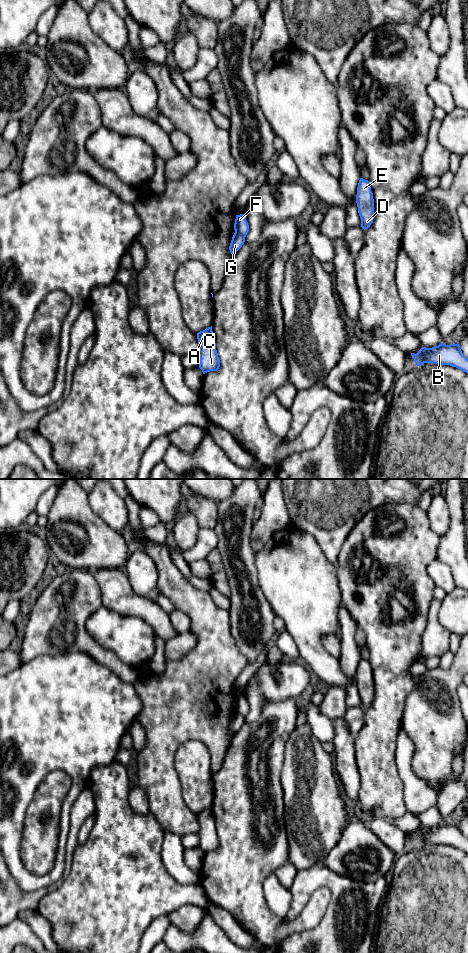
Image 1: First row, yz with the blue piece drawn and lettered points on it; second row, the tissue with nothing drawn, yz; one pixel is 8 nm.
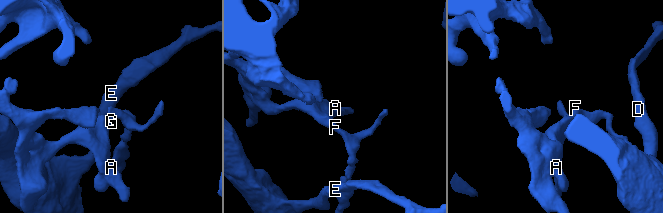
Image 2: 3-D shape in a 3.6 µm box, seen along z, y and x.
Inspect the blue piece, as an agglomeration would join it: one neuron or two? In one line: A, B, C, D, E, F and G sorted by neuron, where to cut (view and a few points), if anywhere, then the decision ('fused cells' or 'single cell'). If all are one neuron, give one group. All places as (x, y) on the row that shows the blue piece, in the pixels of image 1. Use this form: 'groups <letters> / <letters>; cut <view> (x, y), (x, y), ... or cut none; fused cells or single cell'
groups A C D E G / B F; cut yz (235, 231), (244, 237); fused cells

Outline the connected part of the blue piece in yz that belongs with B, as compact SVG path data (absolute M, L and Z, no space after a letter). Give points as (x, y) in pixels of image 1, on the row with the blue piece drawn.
M444 343L432 348L422 347L417 354L411 353L417 366L424 363L450 365L468 374L468 359L463 355L459 344Z

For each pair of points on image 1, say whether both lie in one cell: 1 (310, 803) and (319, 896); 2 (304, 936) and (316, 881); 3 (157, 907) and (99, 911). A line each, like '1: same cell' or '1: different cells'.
1: different cells
2: same cell
3: same cell

